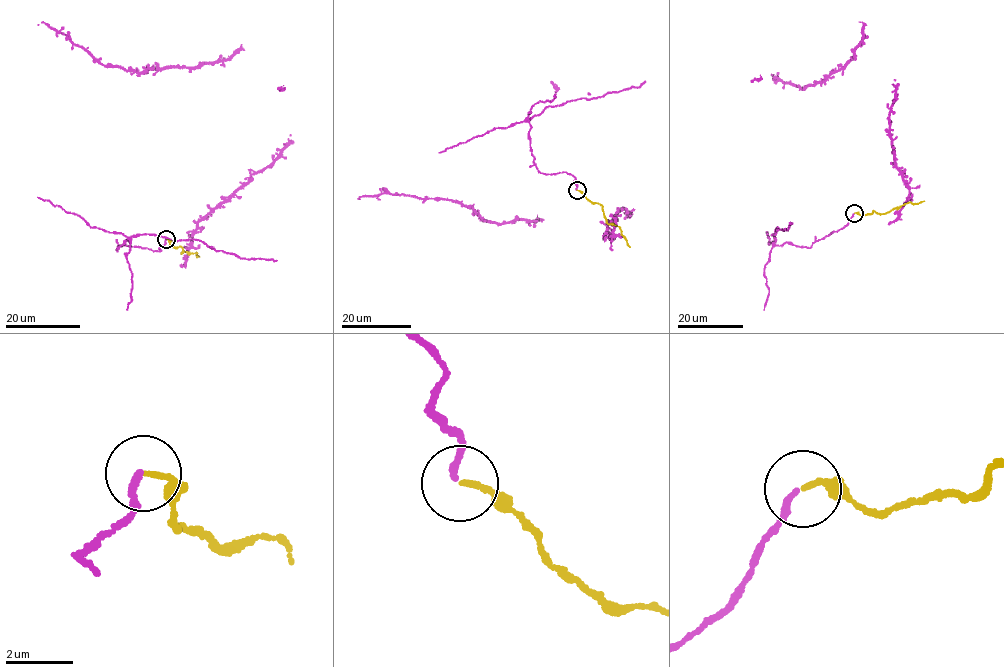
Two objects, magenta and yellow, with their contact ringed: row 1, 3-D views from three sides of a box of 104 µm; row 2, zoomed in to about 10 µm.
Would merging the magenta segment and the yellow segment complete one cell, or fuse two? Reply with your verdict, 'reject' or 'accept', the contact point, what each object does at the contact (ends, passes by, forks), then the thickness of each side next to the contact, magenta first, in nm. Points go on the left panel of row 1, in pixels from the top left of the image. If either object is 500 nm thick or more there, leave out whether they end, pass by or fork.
accept; at (166, 239); magenta ends there; yellow ends there; 200 nm thick on the magenta side, 160 nm on the other

